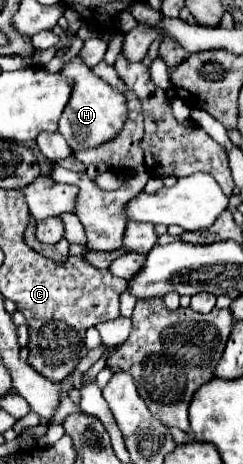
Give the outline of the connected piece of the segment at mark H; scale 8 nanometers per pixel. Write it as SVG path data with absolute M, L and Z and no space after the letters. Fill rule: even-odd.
M80 56L68 62L62 68L62 74L74 80L70 102L66 104L62 118L60 118L60 126L58 126L58 132L66 138L68 146L74 152L78 152L78 150L90 150L92 146L98 146L98 144L112 142L112 138L116 138L122 132L122 126L126 122L126 114L128 114L126 96L110 88L110 84L100 80L96 74L92 74L92 70L82 62Z

